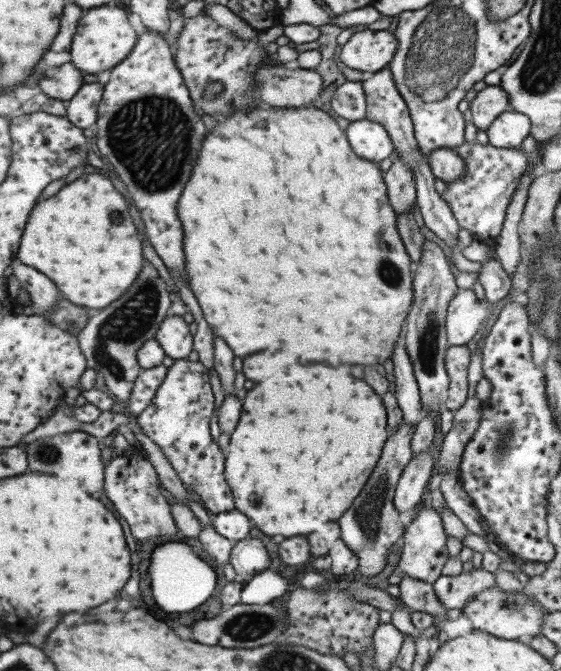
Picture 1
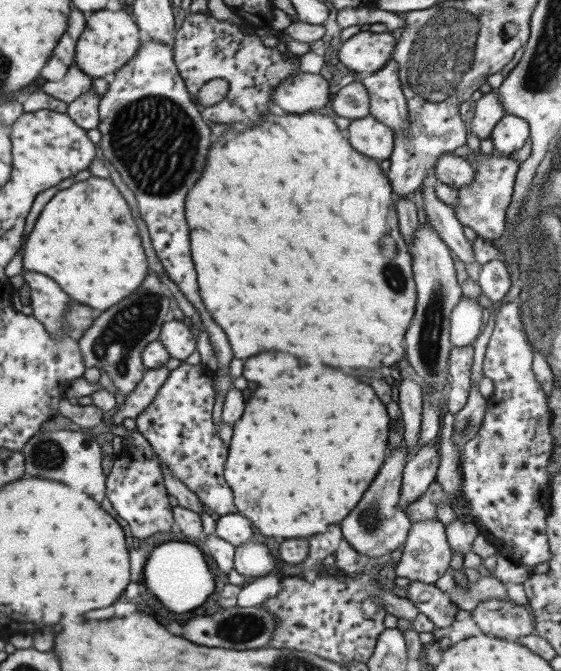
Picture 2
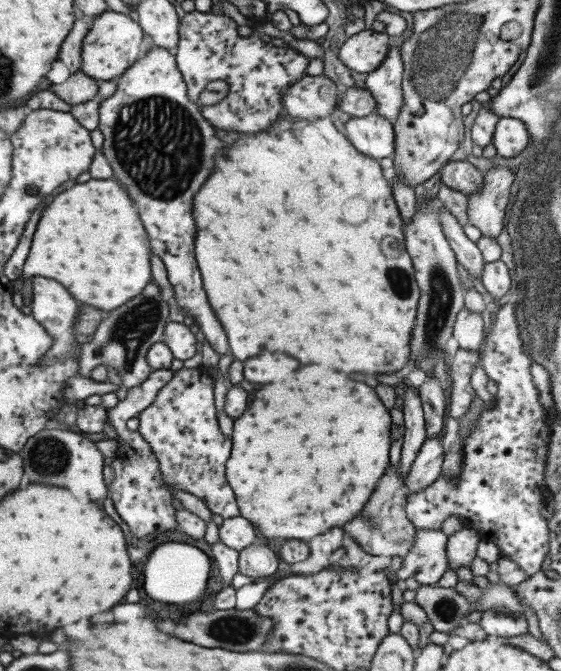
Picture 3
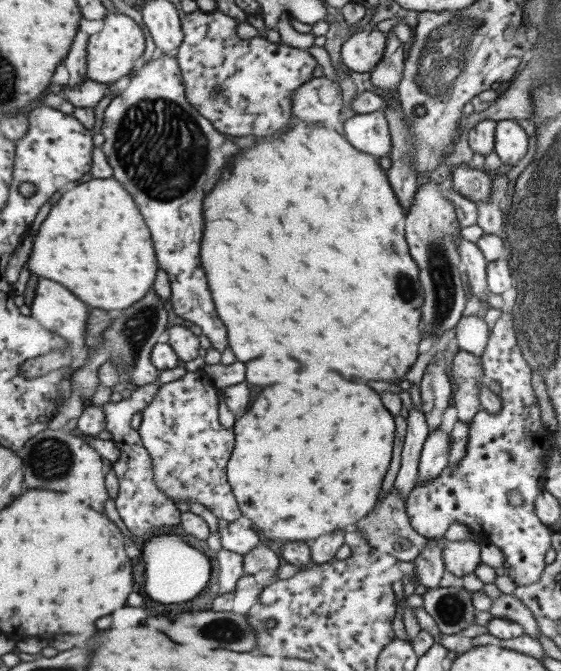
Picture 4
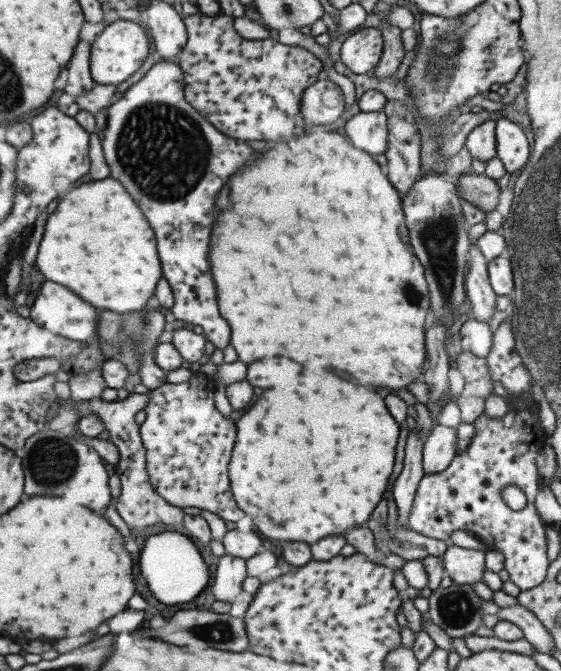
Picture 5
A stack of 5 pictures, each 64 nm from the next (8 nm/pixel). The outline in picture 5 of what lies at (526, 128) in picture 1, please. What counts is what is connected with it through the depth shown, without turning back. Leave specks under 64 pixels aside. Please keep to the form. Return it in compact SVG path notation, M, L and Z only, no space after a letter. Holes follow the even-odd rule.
M503 117L497 118L494 121L494 140L496 157L509 175L527 164L529 144L522 128L517 124Z

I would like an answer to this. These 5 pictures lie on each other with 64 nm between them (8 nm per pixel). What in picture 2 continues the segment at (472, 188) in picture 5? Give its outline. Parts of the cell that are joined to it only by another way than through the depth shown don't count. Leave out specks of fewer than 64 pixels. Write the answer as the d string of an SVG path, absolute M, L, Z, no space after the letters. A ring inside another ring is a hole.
M451 153L437 159L433 173L438 184L442 183L453 189L473 183L475 174L465 158L459 158Z

